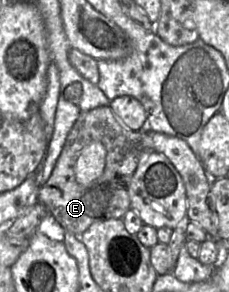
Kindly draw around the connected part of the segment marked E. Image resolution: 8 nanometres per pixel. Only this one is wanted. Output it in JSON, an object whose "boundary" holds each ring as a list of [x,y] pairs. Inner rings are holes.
{"boundary":[[[110,105],[95,108],[82,114],[67,136],[62,152],[50,178],[38,188],[38,202],[42,203],[66,231],[82,235],[92,224],[108,219],[123,219],[131,209],[129,185],[141,158],[152,150],[152,139],[146,130],[132,131],[126,128],[115,116]],[[92,142],[101,142],[106,149],[106,164],[103,174],[89,186],[78,184],[75,178],[76,162],[82,150]]]}

